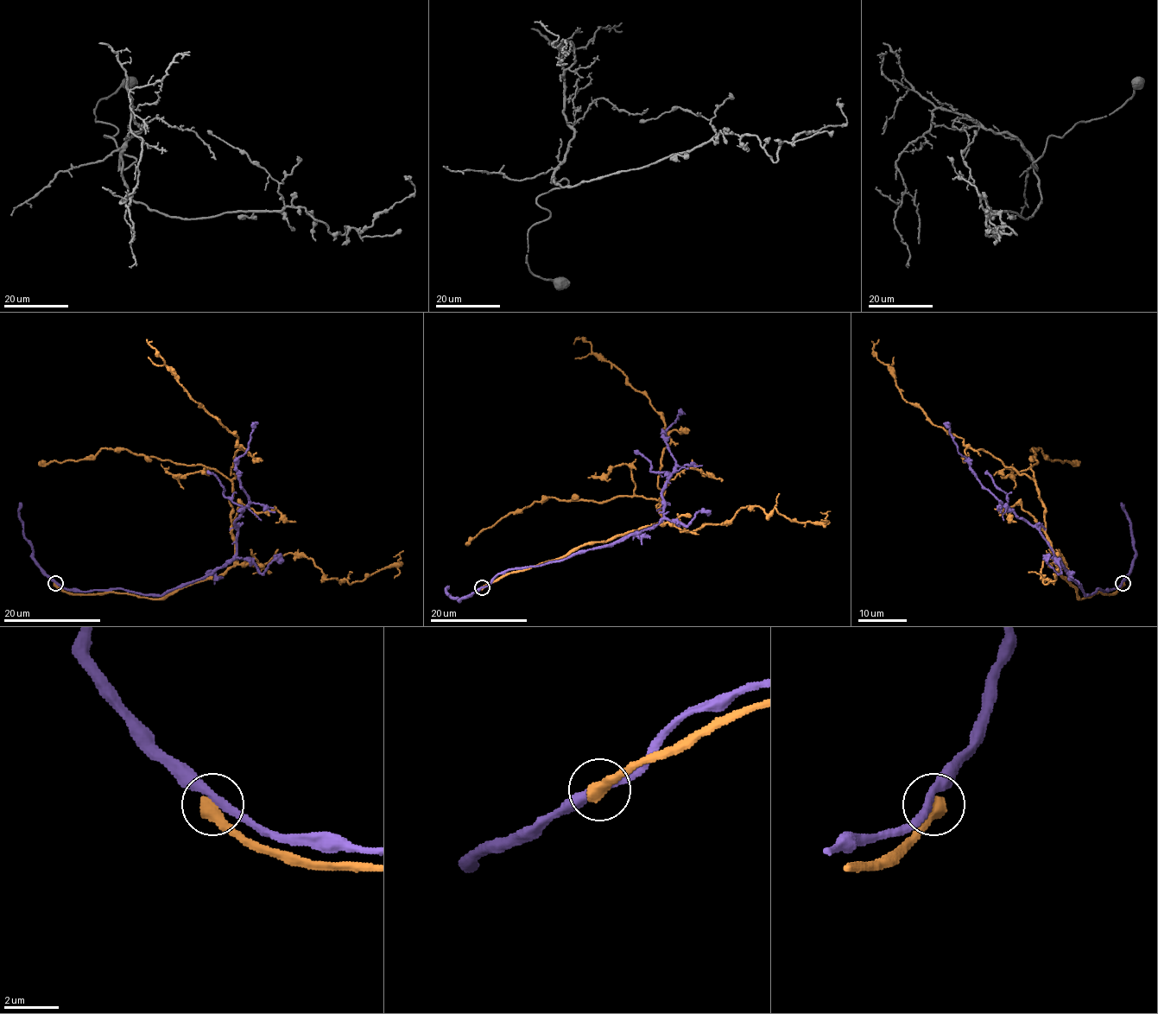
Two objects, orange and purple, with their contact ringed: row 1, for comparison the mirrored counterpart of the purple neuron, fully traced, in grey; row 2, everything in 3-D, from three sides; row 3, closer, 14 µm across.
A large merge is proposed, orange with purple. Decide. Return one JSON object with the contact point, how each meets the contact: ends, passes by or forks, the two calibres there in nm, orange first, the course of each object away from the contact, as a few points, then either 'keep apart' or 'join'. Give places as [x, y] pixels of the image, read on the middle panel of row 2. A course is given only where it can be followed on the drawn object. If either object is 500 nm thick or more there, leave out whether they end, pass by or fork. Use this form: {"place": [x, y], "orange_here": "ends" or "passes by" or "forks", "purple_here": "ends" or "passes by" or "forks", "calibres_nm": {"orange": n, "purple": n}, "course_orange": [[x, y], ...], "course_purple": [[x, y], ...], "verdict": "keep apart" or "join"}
{"place": [482, 587], "calibres_nm": {"orange": 550, "purple": 280}, "course_orange": [[482, 587], [581, 546], [661, 522], [661, 457], [670, 438], [664, 421], [591, 345], [584, 339], [574, 345]], "course_purple": [[482, 587], [508, 570], [547, 564], [652, 529], [663, 518], [661, 489], [675, 465], [663, 434], [685, 414]], "verdict": "keep apart"}

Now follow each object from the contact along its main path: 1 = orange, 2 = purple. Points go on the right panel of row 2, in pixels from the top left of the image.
1: (1122, 584), (1112, 594), (1079, 598), (1061, 575), (1036, 483), (933, 426), (901, 396), (873, 351), (879, 339)
2: (1122, 582), (1114, 588), (1099, 588), (1085, 594), (1043, 535), (983, 485), (969, 461), (957, 449), (948, 422)

